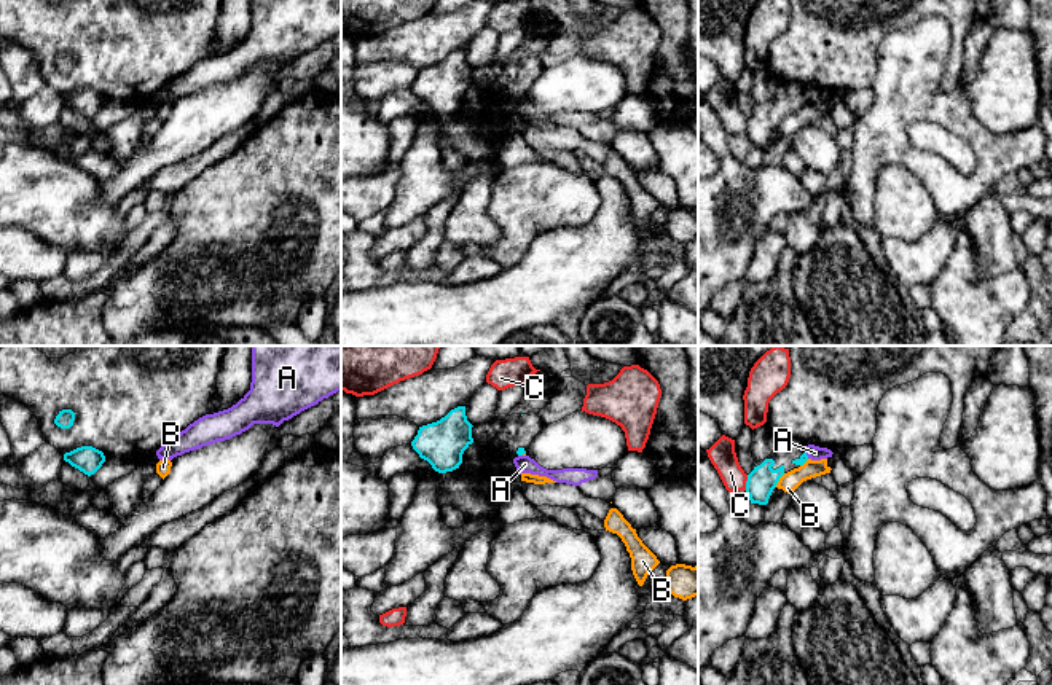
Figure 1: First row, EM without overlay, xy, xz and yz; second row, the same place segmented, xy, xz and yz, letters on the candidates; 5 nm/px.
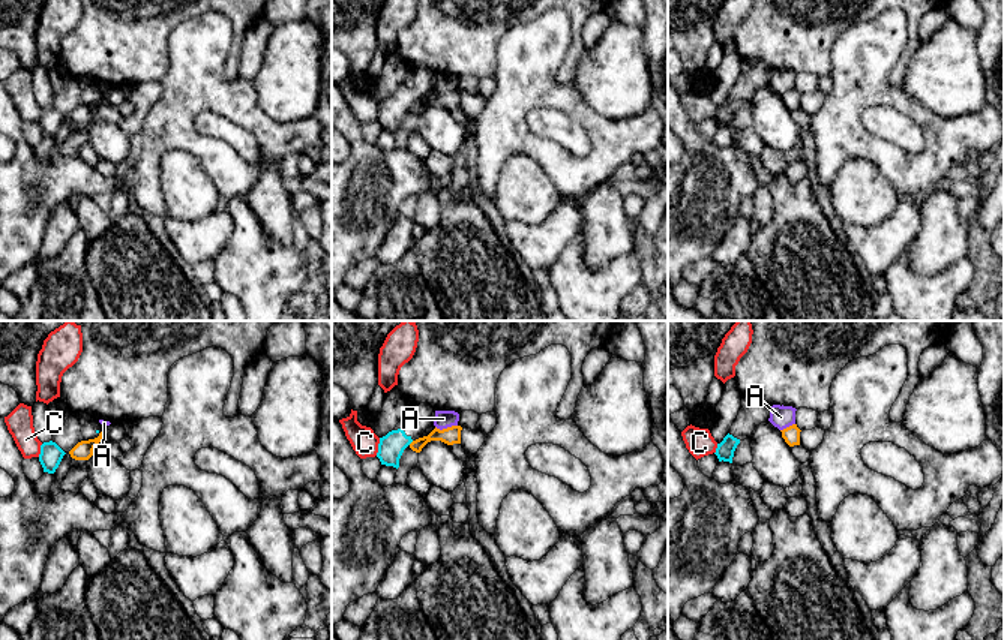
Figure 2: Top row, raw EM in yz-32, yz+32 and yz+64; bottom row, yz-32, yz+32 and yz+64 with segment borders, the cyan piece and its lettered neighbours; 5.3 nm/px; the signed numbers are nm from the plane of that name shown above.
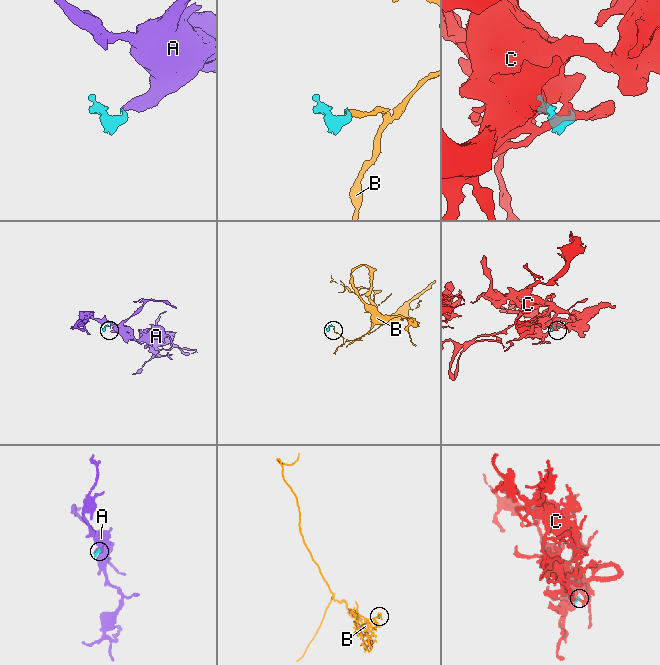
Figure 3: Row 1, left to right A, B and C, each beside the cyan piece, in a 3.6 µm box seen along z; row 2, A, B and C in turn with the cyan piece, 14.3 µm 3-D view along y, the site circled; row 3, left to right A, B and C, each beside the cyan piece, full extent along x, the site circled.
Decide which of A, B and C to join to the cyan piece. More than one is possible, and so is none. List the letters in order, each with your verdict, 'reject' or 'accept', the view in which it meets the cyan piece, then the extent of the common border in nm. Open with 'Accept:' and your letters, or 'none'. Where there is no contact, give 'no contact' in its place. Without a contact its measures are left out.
Accept: none
A: reject; meets cyan in yz; contact 40 nm long
B: reject; meets cyan in yz; contact 90 nm long
C: reject; meets cyan in yz; contact 80 nm long

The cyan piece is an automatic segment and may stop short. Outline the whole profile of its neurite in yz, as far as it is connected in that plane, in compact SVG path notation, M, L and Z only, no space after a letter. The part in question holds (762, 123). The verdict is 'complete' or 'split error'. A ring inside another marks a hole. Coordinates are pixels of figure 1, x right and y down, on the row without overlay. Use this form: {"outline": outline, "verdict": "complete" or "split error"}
{"outline": "M779 81L775 94L757 105L748 118L746 137L751 147L767 148L779 121L808 104L807 88L797 81Z", "verdict": "split error"}

